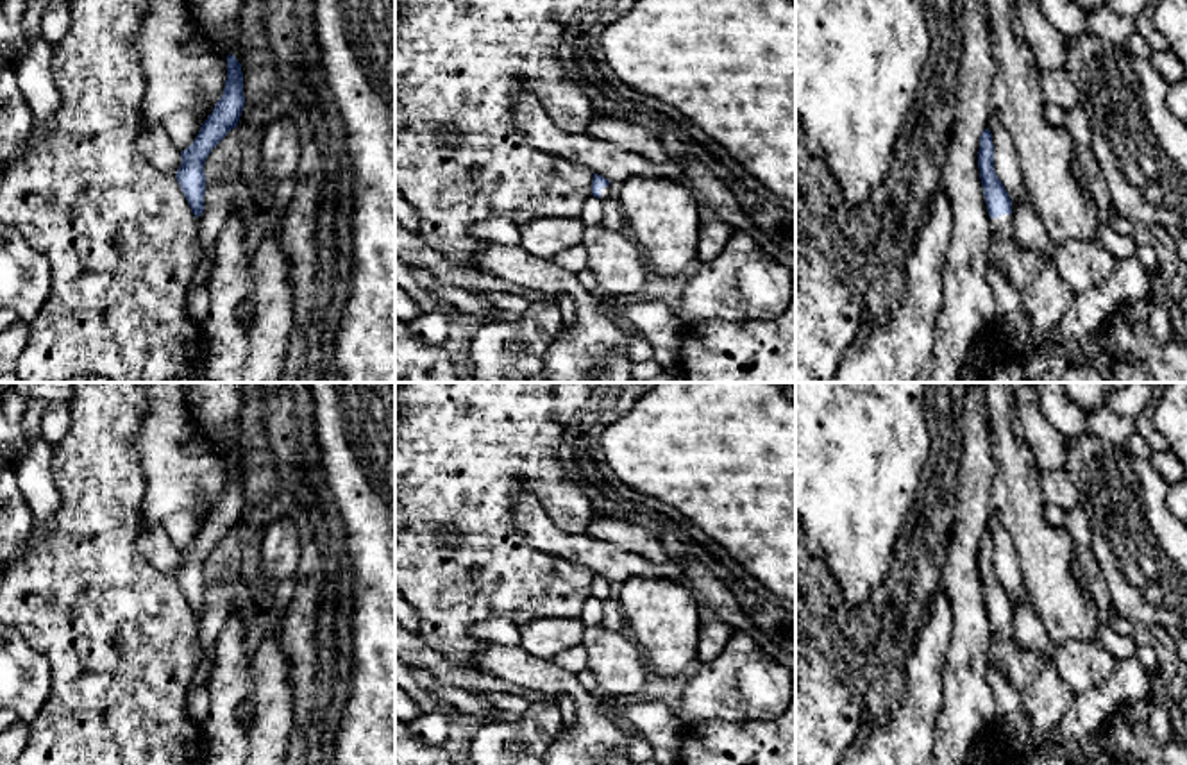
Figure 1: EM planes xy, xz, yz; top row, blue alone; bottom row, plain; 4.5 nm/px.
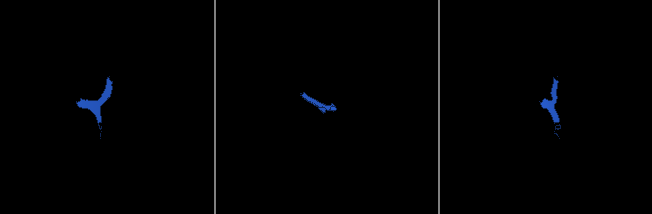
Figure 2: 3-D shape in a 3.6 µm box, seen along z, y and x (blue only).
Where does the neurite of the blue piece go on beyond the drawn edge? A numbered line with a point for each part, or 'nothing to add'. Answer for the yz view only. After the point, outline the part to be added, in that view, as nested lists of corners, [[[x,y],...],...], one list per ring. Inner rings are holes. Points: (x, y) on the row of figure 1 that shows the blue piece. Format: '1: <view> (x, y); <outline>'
1: yz (1003, 226); [[[1001,214],[999,218],[990,220],[992,232],[996,236],[1012,236],[1014,234],[1014,216],[1012,214]]]

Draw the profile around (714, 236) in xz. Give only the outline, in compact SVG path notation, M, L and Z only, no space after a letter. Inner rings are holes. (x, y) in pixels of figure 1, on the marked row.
M719 218L701 225L695 257L701 263L713 261L722 252L733 232L735 231Z

